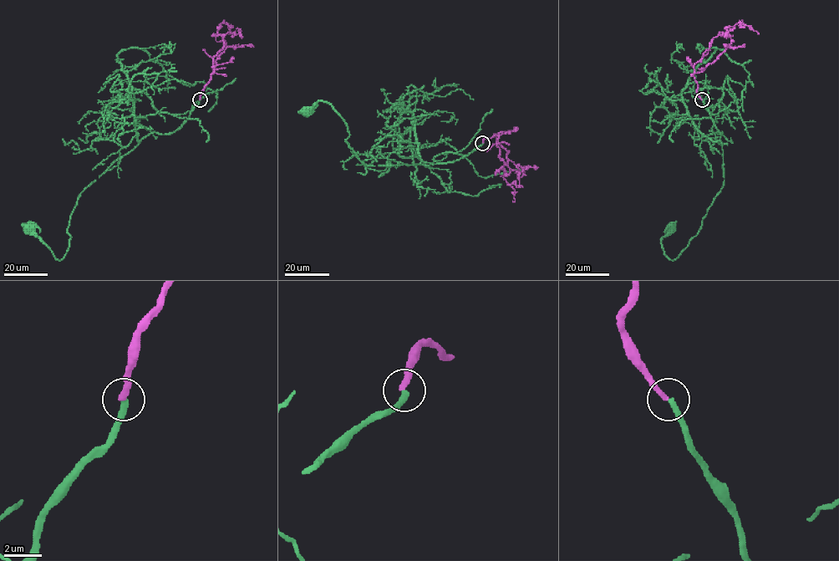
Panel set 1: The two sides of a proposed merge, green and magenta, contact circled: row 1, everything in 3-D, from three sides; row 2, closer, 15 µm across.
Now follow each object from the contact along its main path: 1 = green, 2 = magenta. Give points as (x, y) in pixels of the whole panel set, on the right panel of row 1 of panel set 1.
1: (702, 99), (722, 132), (724, 186), (699, 232), (671, 260), (661, 242), (670, 228)
2: (702, 99), (694, 65), (711, 40), (738, 22), (758, 33)

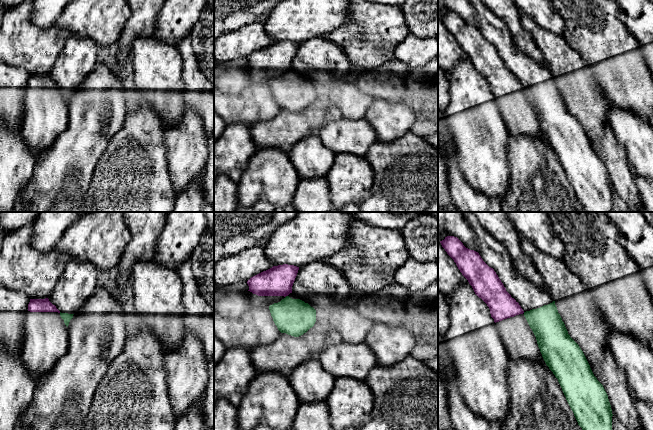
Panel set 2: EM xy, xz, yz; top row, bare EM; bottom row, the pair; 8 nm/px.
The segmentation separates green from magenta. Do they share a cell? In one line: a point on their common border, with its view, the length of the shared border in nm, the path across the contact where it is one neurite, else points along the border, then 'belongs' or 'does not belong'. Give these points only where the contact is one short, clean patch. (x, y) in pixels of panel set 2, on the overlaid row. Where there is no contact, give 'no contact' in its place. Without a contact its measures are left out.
meets green in xz at (286, 296); contact 30 nm long; border along xz (287, 295), (285, 297); does not belong

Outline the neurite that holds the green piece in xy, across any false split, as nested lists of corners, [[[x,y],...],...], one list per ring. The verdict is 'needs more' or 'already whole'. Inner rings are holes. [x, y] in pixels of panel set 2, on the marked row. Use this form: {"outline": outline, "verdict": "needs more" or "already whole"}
{"outline": [[[70,259],[49,296],[49,301],[60,311],[68,327],[73,315],[97,289],[97,268],[90,262]]], "verdict": "needs more"}

